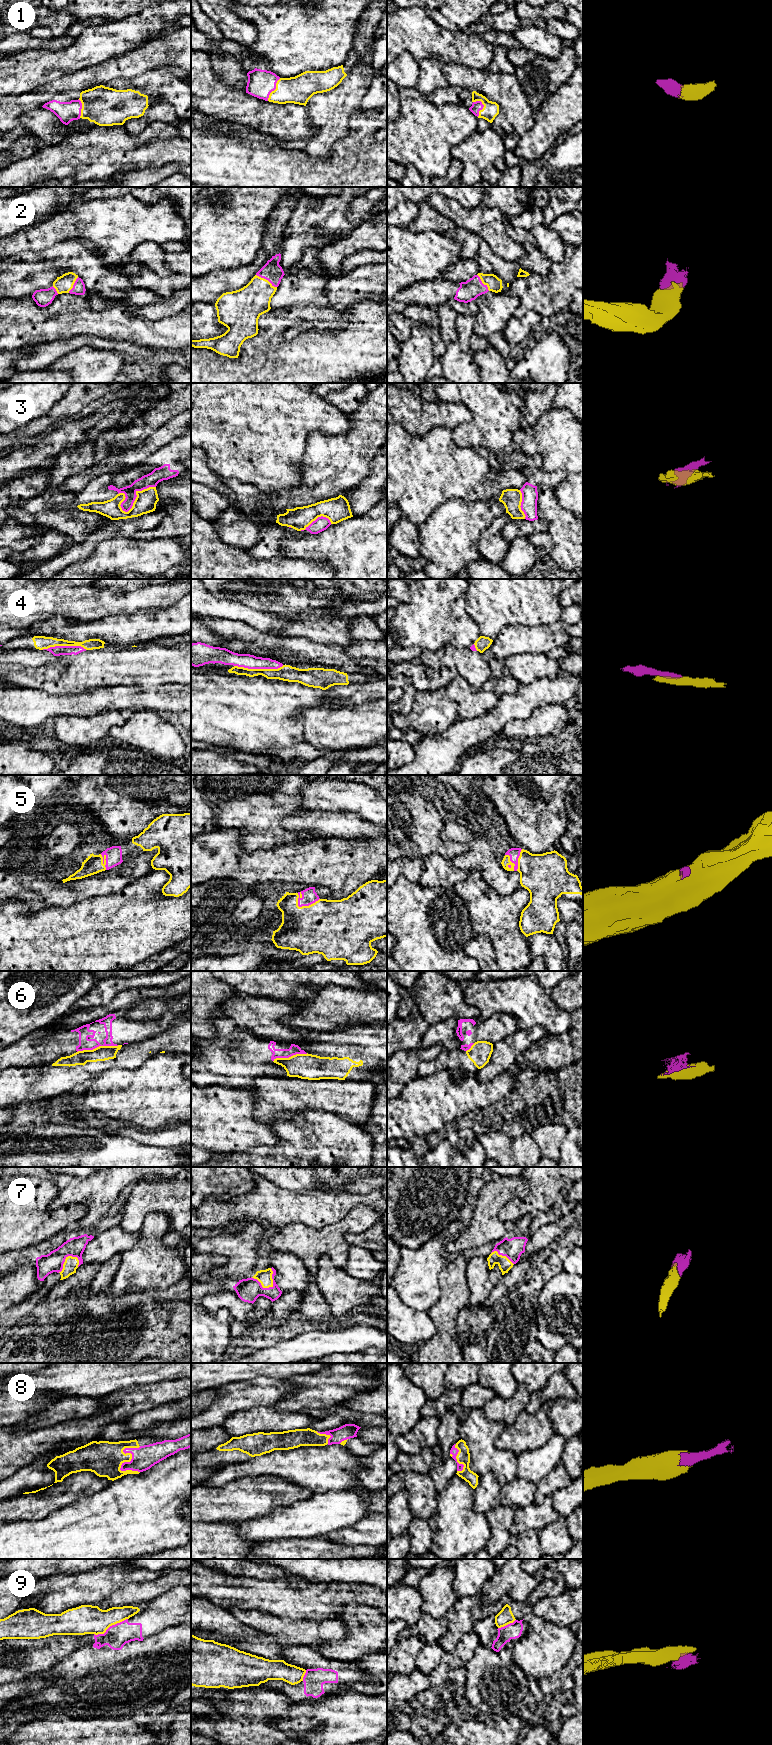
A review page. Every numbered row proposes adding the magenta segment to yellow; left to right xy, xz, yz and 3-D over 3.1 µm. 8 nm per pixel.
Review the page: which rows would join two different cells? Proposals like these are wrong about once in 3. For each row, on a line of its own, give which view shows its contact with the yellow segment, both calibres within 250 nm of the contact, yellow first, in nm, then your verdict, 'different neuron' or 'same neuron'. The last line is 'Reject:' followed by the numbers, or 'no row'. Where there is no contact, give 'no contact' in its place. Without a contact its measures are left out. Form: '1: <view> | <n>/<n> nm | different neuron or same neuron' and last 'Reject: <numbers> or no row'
1: yz | 130/80 nm | same neuron
2: xz | 280/160 nm | same neuron
3: xy | 170/110 nm | different neuron
4: xz | 130/110 nm | same neuron
5: xz | 440/120 nm | same neuron
6: xy | 120/100 nm | different neuron
7: xz | 110/190 nm | same neuron
8: xy | 280/190 nm | same neuron
9: xy | 240/190 nm | different neuron
Reject: 3, 6, 9

